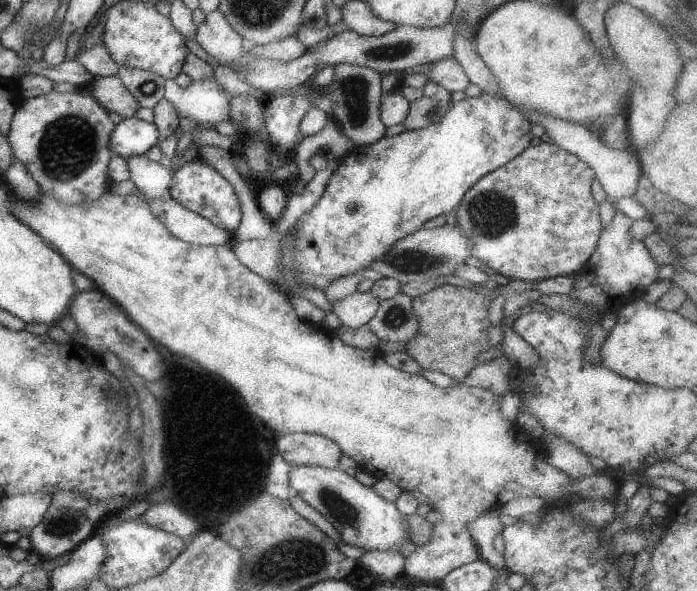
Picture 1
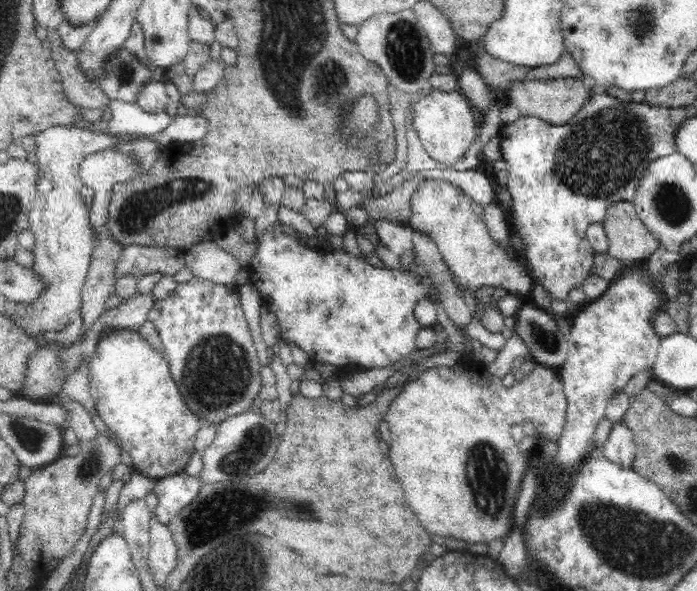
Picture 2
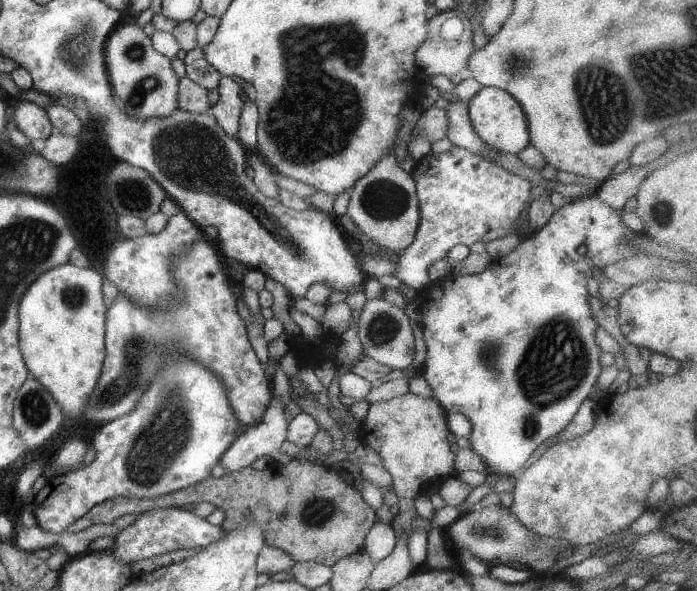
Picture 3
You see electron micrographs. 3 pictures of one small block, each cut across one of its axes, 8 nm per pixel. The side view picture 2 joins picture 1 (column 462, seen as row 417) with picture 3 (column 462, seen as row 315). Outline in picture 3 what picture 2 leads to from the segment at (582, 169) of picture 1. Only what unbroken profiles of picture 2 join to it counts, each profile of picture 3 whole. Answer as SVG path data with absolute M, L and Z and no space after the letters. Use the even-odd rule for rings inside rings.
M455 145L444 154L429 153L415 160L412 175L416 181L421 218L415 239L403 250L400 260L395 262L392 274L416 291L424 291L435 285L435 282L428 278L428 268L436 260L447 256L448 251L454 246L471 246L475 242L489 243L491 240L516 232L520 214L529 207L532 198L532 184L526 178L504 170L492 161Z

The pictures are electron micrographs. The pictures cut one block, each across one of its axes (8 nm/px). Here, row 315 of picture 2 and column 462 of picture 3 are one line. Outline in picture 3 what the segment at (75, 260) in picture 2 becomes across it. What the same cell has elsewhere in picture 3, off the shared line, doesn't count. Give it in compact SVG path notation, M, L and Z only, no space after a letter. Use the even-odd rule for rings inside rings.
M459 8L440 11L429 20L429 32L424 43L417 49L415 58L418 69L428 78L444 75L448 78L458 75L468 65L470 56L476 51L473 42L474 24L469 14L464 14Z

